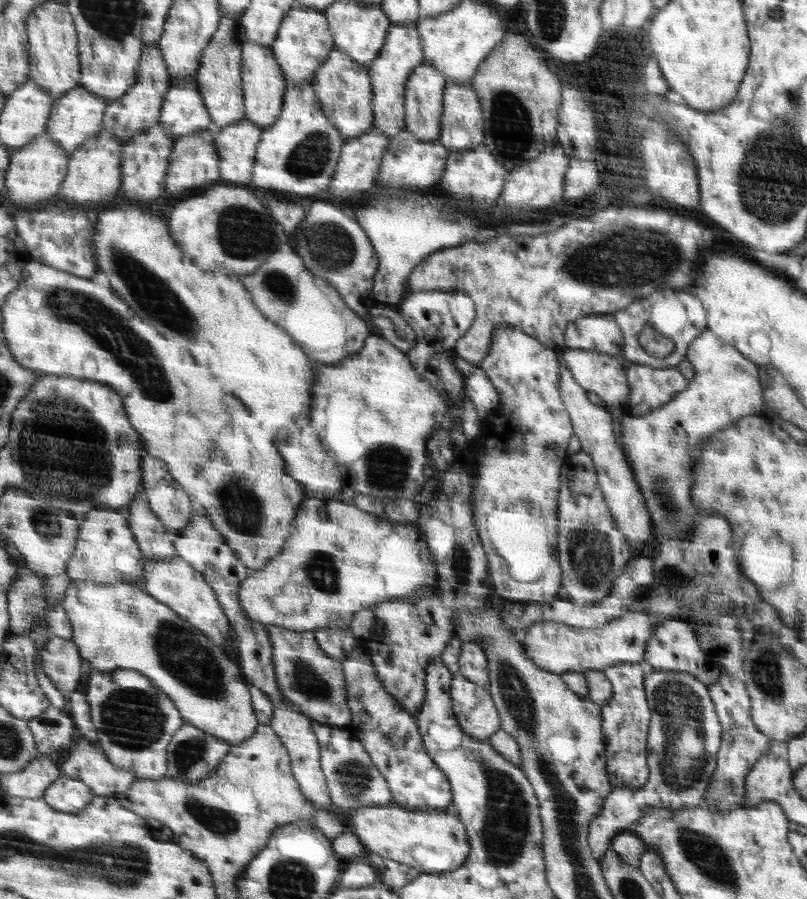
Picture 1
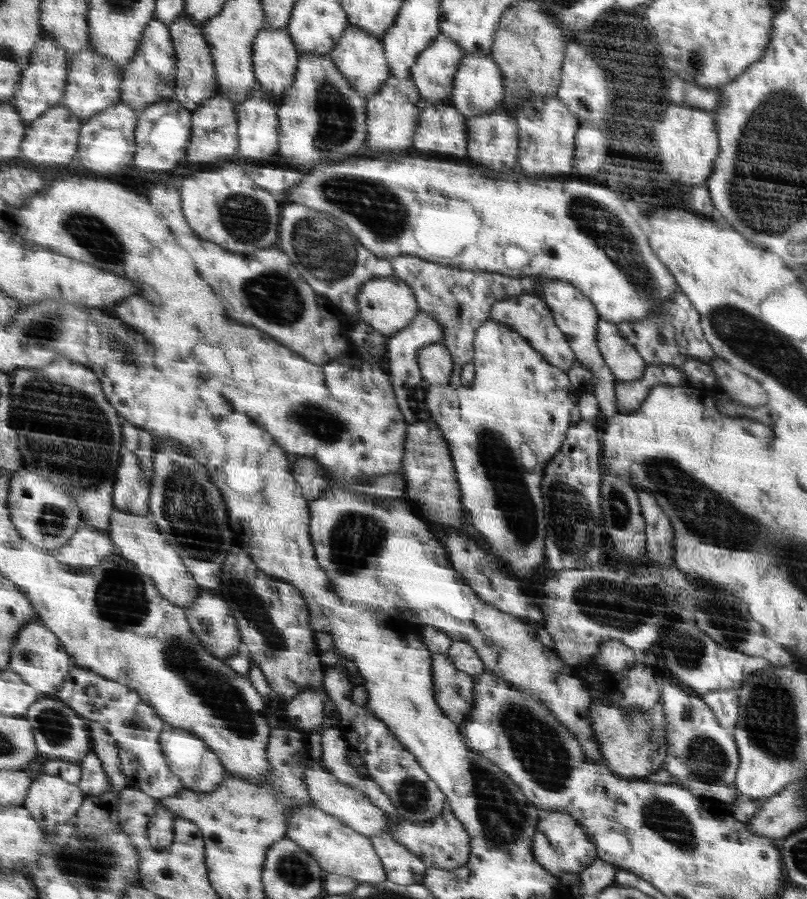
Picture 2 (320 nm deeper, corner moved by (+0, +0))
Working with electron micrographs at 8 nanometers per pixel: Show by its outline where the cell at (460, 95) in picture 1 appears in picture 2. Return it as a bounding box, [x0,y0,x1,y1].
[450,53,505,118]

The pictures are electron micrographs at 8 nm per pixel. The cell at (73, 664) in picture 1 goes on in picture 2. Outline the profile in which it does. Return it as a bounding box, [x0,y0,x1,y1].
[9,621,74,696]

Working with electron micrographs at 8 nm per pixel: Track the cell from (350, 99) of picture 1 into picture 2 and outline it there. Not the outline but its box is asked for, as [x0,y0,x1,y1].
[329,25,392,100]

